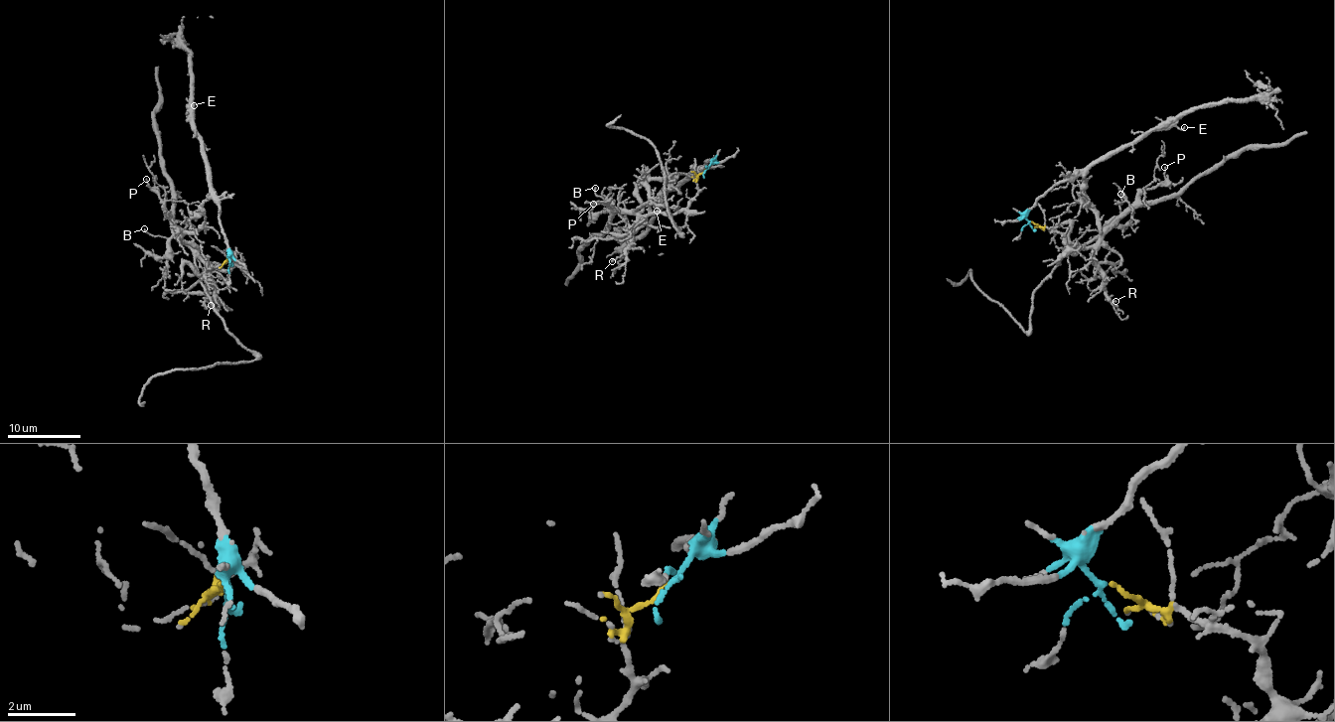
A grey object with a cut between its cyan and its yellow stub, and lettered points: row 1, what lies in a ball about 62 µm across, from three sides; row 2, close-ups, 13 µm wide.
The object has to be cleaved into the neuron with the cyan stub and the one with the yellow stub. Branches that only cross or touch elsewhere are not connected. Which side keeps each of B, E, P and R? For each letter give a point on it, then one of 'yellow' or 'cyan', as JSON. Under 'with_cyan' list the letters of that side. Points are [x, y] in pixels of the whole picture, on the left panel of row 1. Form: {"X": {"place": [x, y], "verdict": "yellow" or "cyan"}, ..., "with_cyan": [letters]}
{"B": {"place": [144, 228], "verdict": "yellow"}, "E": {"place": [194, 105], "verdict": "cyan"}, "P": {"place": [146, 179], "verdict": "yellow"}, "R": {"place": [211, 305], "verdict": "yellow"}, "with_cyan": ["E"]}

